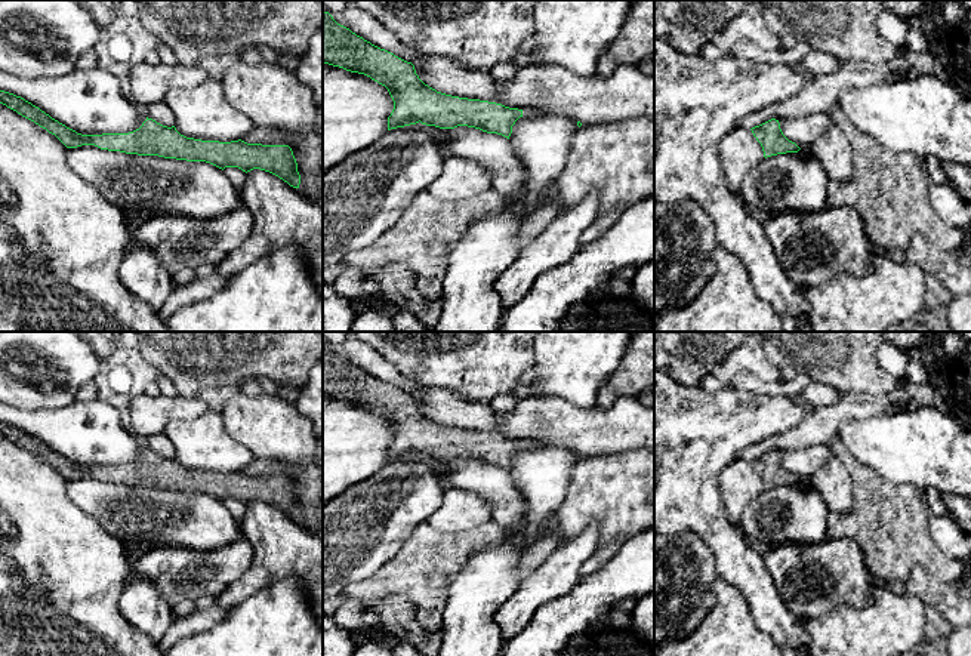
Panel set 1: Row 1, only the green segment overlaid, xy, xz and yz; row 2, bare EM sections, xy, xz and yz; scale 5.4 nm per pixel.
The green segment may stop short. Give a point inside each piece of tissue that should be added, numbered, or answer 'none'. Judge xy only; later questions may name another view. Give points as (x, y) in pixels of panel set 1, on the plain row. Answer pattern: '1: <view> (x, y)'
none

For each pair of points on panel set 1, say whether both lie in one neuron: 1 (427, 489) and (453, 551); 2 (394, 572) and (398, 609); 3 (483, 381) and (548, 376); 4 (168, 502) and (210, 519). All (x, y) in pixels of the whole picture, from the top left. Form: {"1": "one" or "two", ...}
{"1": "two", "2": "two", "3": "two", "4": "one"}

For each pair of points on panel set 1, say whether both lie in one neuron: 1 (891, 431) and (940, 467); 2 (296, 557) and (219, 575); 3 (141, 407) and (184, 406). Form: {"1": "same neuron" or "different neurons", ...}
{"1": "same neuron", "2": "different neurons", "3": "same neuron"}

